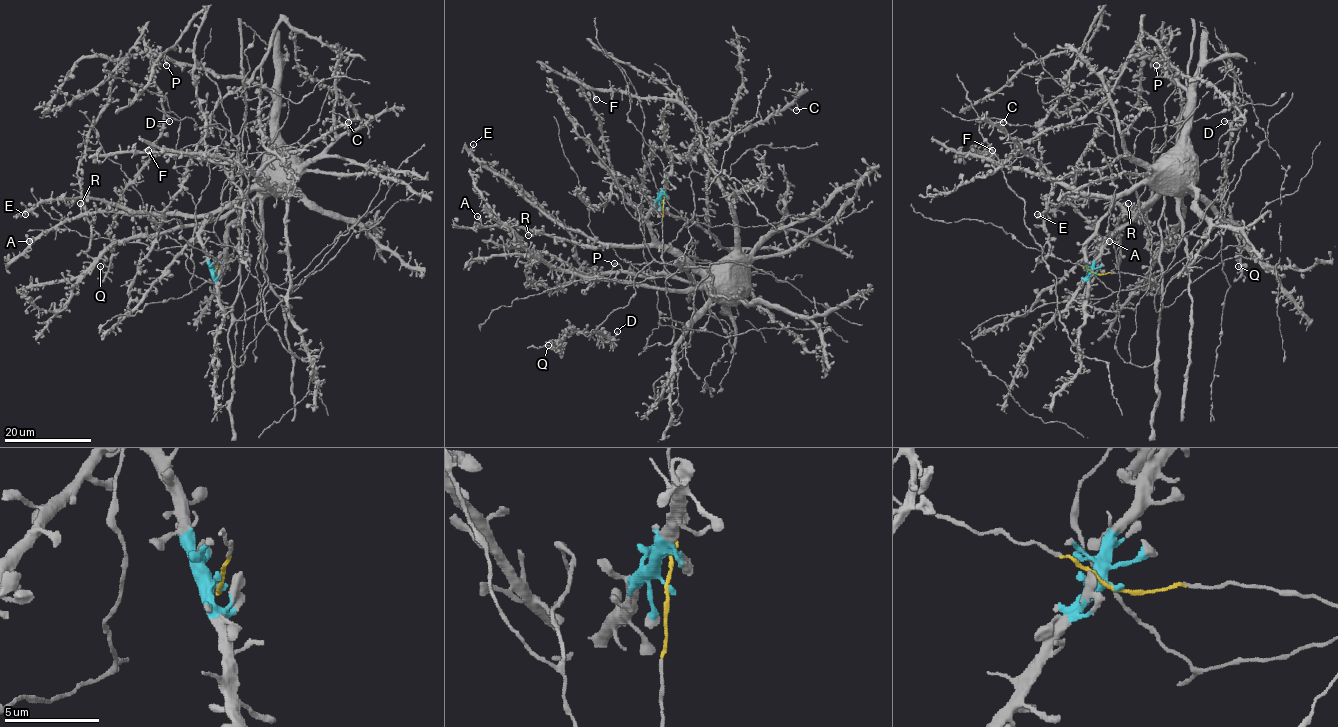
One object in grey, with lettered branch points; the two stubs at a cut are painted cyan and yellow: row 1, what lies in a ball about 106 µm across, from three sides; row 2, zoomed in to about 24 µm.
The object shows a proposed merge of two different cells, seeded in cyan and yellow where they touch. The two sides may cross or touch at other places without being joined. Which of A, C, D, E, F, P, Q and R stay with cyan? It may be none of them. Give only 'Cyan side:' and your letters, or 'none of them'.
Cyan side: A, C, E, F, P, R

